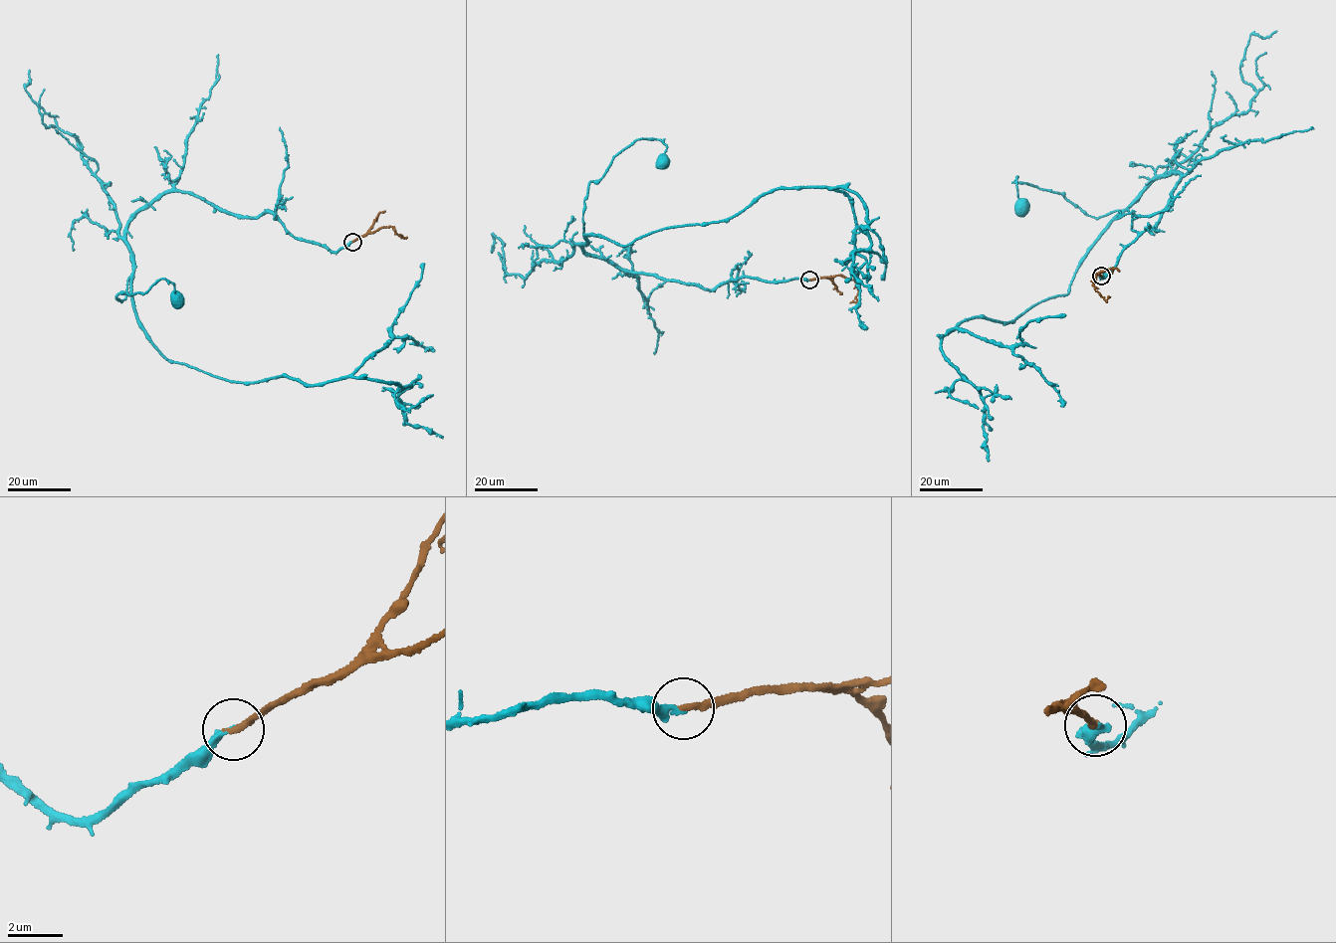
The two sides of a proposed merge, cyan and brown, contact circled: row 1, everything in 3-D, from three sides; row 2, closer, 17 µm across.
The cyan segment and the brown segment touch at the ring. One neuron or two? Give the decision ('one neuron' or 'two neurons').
one neuron

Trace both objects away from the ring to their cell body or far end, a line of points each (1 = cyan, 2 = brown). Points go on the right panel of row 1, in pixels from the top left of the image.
1: (1101, 276), (1142, 232), (1157, 231), (1182, 173), (1160, 176), (1126, 209), (1097, 218), (1017, 177), (1020, 208)
2: (1101, 276), (1094, 274), (1095, 290), (1106, 299), (1110, 296)

